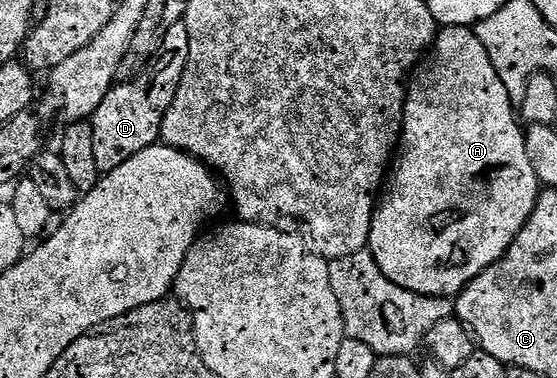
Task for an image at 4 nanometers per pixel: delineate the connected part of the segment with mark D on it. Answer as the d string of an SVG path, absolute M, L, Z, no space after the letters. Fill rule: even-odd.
M184 21L176 22L165 33L165 39L151 65L142 69L132 80L125 80L122 86L121 83L114 85L107 96L103 96L103 104L99 104L91 119L95 132L95 161L98 162L102 175L110 174L115 168L119 168L119 164L143 152L143 148L158 145L165 113L167 108L171 108L188 59L187 28Z

